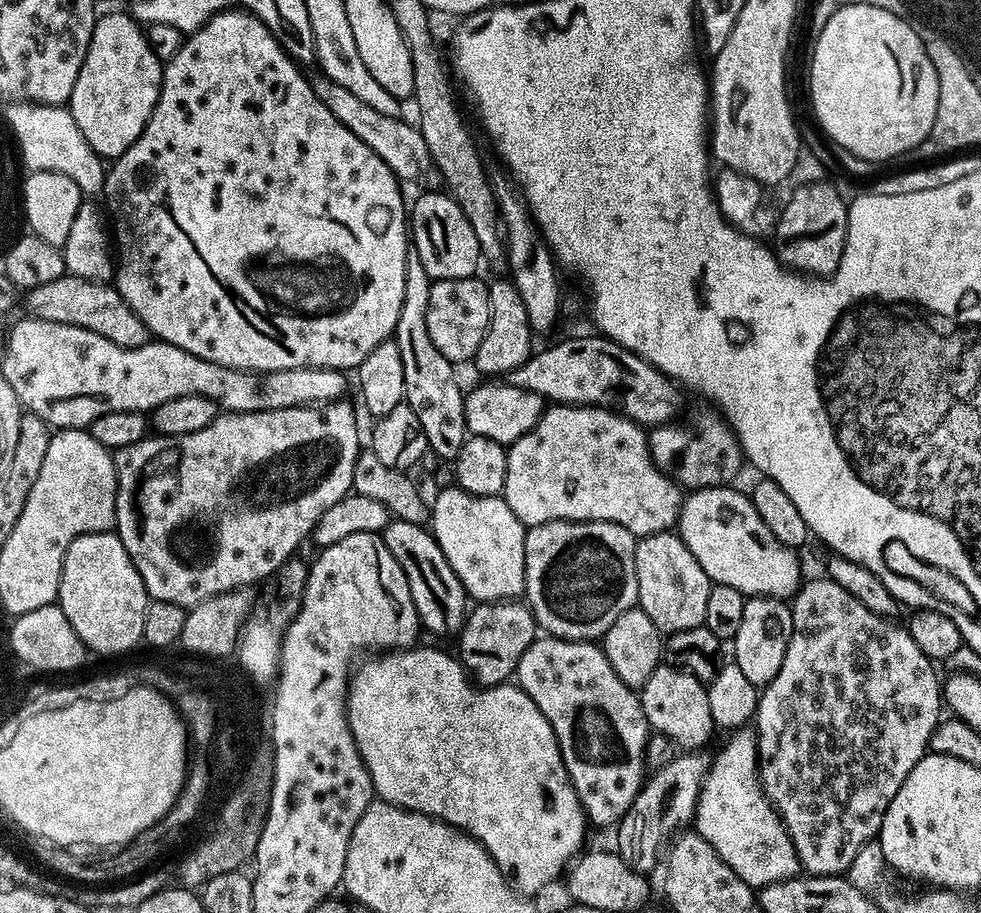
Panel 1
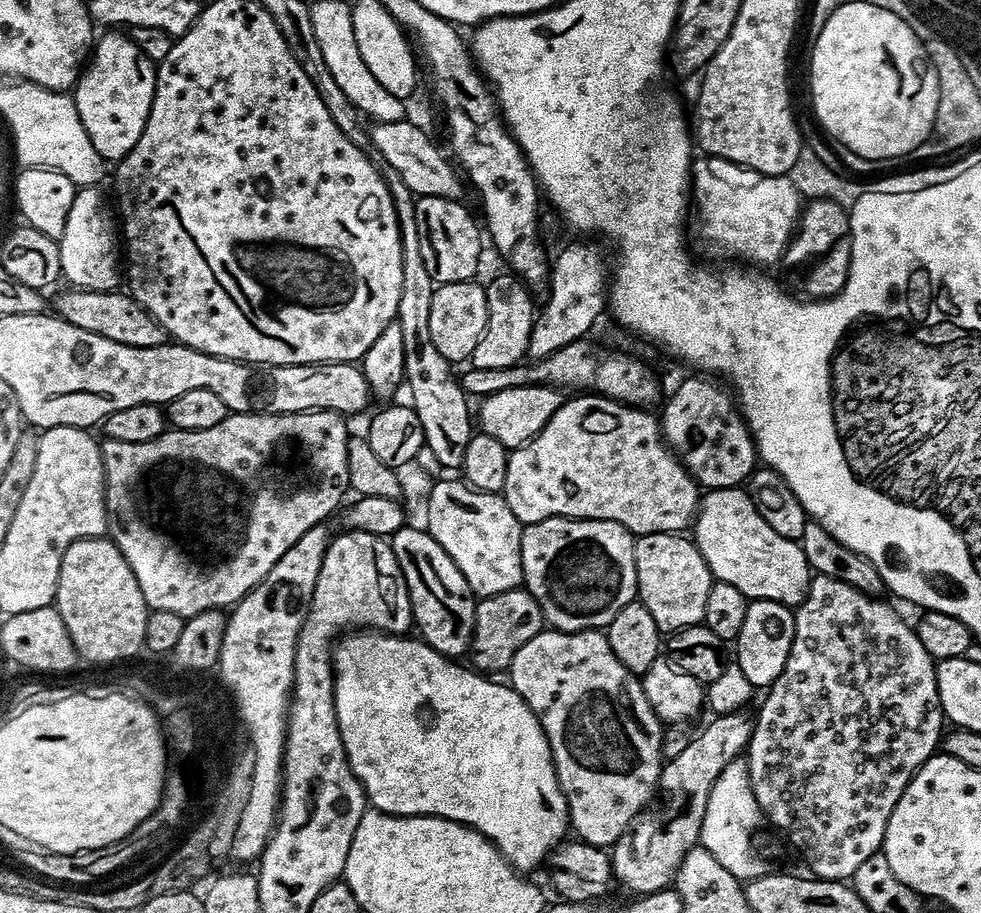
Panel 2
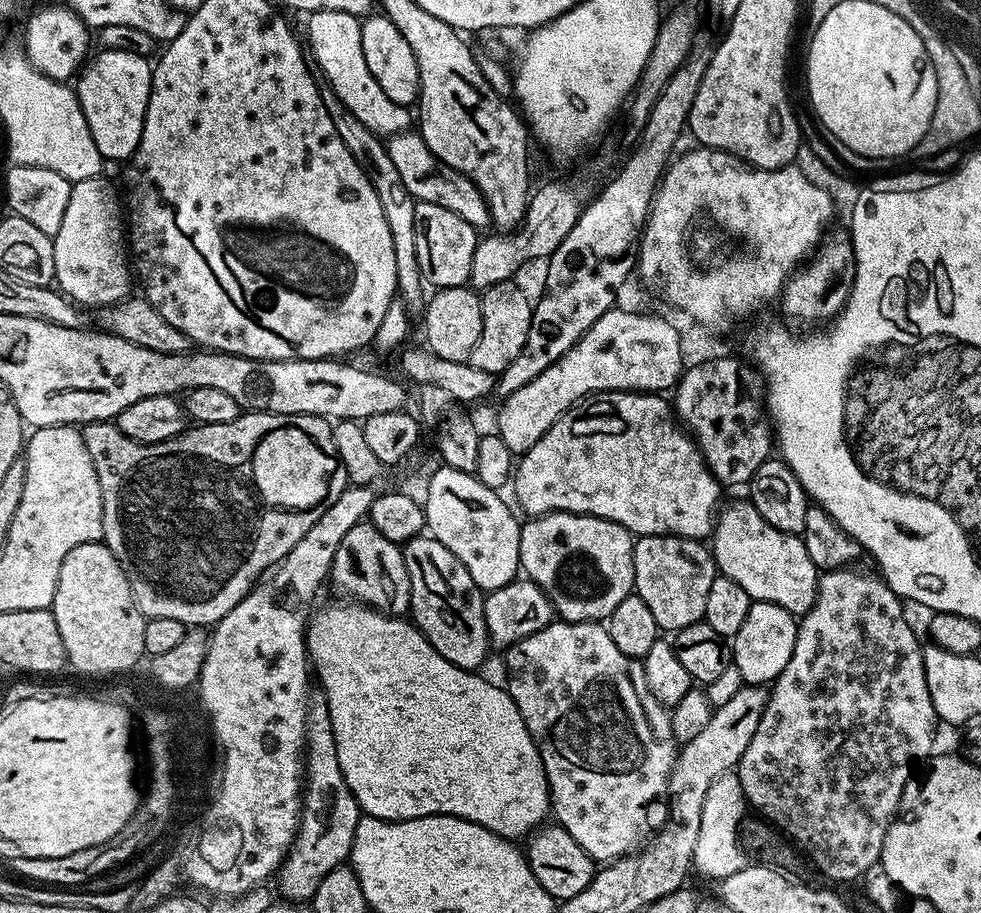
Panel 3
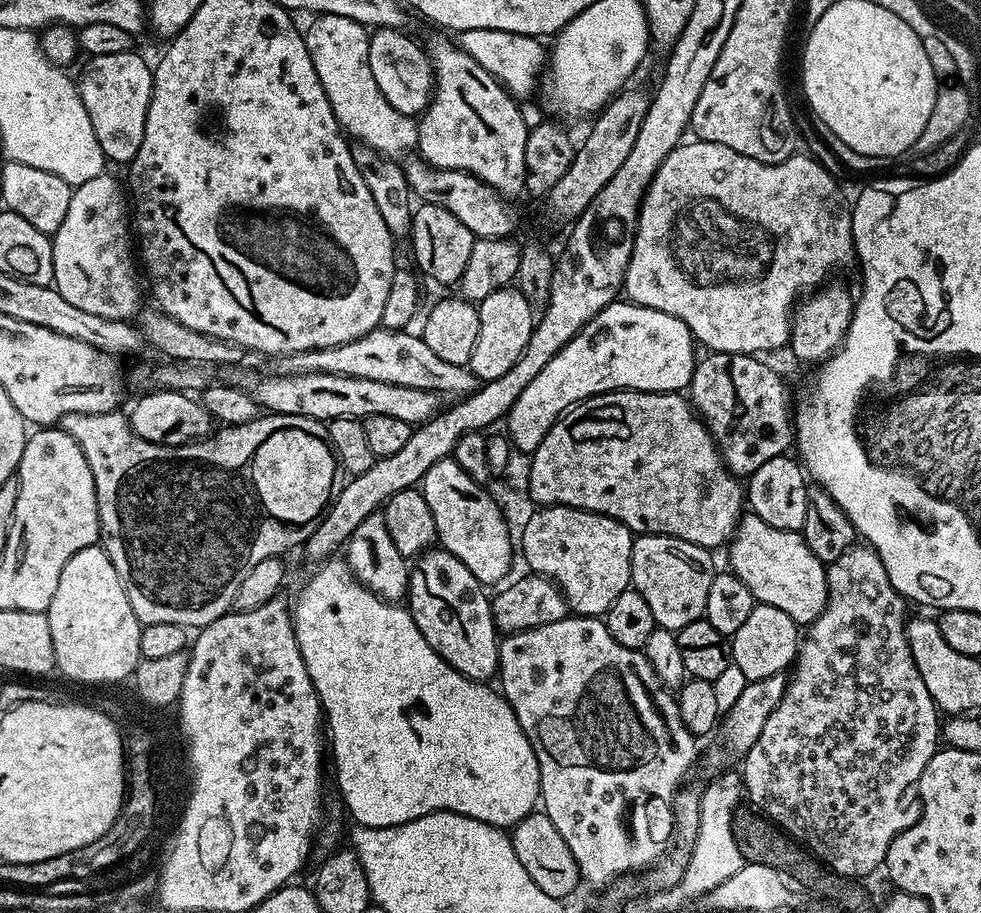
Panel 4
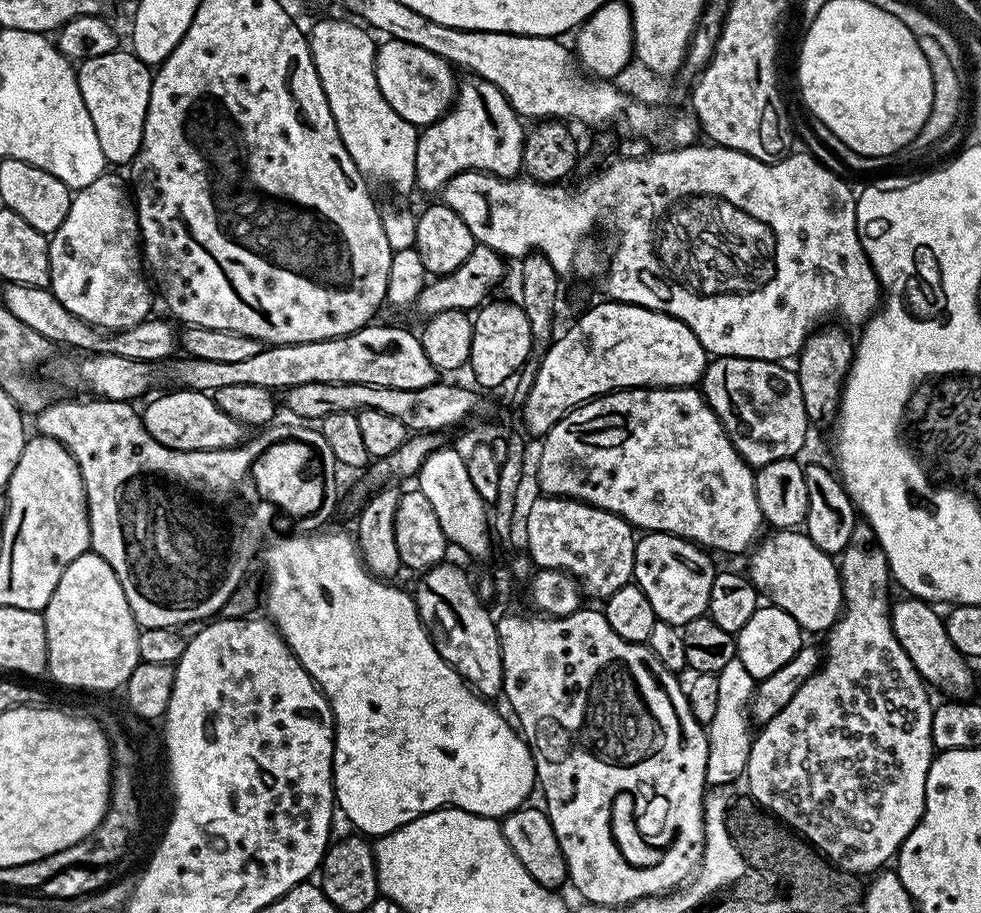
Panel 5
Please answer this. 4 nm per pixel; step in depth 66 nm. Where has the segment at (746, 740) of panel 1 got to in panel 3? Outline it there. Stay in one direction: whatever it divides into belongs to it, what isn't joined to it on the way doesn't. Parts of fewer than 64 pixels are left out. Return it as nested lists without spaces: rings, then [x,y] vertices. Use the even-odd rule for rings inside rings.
[[[735,771],[722,774],[706,790],[706,802],[702,802],[702,826],[698,826],[698,834],[692,851],[692,863],[695,871],[709,876],[713,882],[724,880],[730,874],[734,874],[739,868],[745,867],[746,857],[740,846],[740,824],[746,818],[746,801],[742,782]]]

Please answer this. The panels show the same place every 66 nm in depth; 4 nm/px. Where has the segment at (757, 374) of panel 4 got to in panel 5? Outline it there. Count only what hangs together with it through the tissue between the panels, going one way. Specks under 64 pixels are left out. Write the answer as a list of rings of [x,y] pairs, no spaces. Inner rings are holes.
[[[718,356],[708,361],[702,381],[704,400],[712,407],[714,414],[722,422],[734,450],[753,470],[770,462],[791,460],[799,457],[804,443],[808,440],[810,421],[806,406],[802,402],[802,386],[791,367],[774,360],[755,360],[754,358],[734,358]]]

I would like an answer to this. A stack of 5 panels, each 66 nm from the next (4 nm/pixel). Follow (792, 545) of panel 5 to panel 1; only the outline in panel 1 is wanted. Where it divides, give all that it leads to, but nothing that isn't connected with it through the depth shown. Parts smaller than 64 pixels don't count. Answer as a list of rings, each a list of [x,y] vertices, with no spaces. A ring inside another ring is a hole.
[[[736,486],[689,491],[680,505],[678,534],[713,584],[734,586],[746,598],[770,596],[783,601],[800,590],[802,575],[797,549],[787,548],[770,534],[766,522],[754,510],[751,495],[743,496]]]

